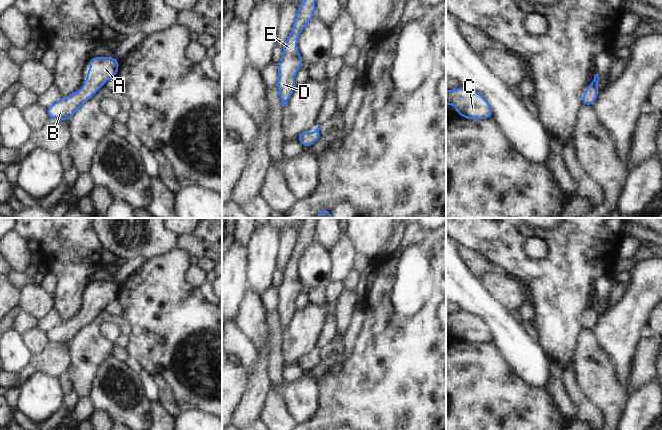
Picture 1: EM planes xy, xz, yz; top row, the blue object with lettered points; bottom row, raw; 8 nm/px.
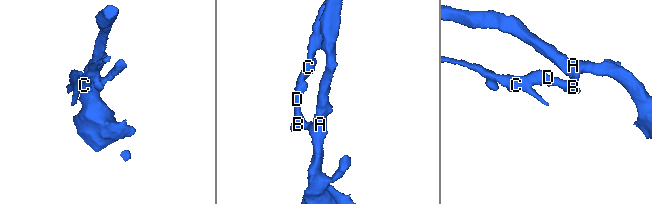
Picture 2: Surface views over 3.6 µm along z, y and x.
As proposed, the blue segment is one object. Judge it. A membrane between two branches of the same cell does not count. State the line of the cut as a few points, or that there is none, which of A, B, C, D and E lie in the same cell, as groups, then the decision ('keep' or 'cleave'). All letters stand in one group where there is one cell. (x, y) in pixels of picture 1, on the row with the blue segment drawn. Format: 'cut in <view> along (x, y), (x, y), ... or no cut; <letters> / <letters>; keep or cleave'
no cut; A B C D E; keep

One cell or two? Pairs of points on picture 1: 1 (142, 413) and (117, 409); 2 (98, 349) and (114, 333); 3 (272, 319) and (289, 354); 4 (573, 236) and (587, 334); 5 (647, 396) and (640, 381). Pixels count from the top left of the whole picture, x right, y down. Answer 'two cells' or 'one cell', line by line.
1: one cell
2: two cells
3: two cells
4: two cells
5: two cells

